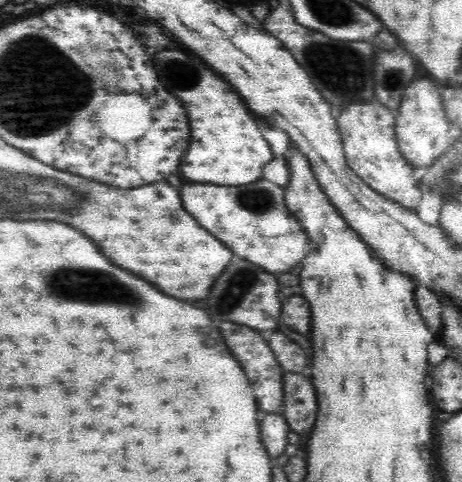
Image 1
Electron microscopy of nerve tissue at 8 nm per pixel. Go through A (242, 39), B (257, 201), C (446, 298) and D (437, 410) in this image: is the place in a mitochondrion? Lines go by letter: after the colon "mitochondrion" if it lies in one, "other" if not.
A: other
B: mitochondrion
C: other
D: other

